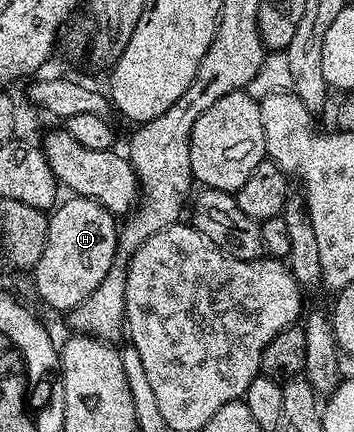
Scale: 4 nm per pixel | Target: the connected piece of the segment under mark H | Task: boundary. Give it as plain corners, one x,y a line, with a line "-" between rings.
70,196
67,199
67,202
59,201
49,215
44,252
32,271
39,296
52,309
62,310
61,312
76,308
92,292
96,292
96,288
100,288
100,280
108,276
119,257
120,226
115,215
108,213
100,203
91,198

